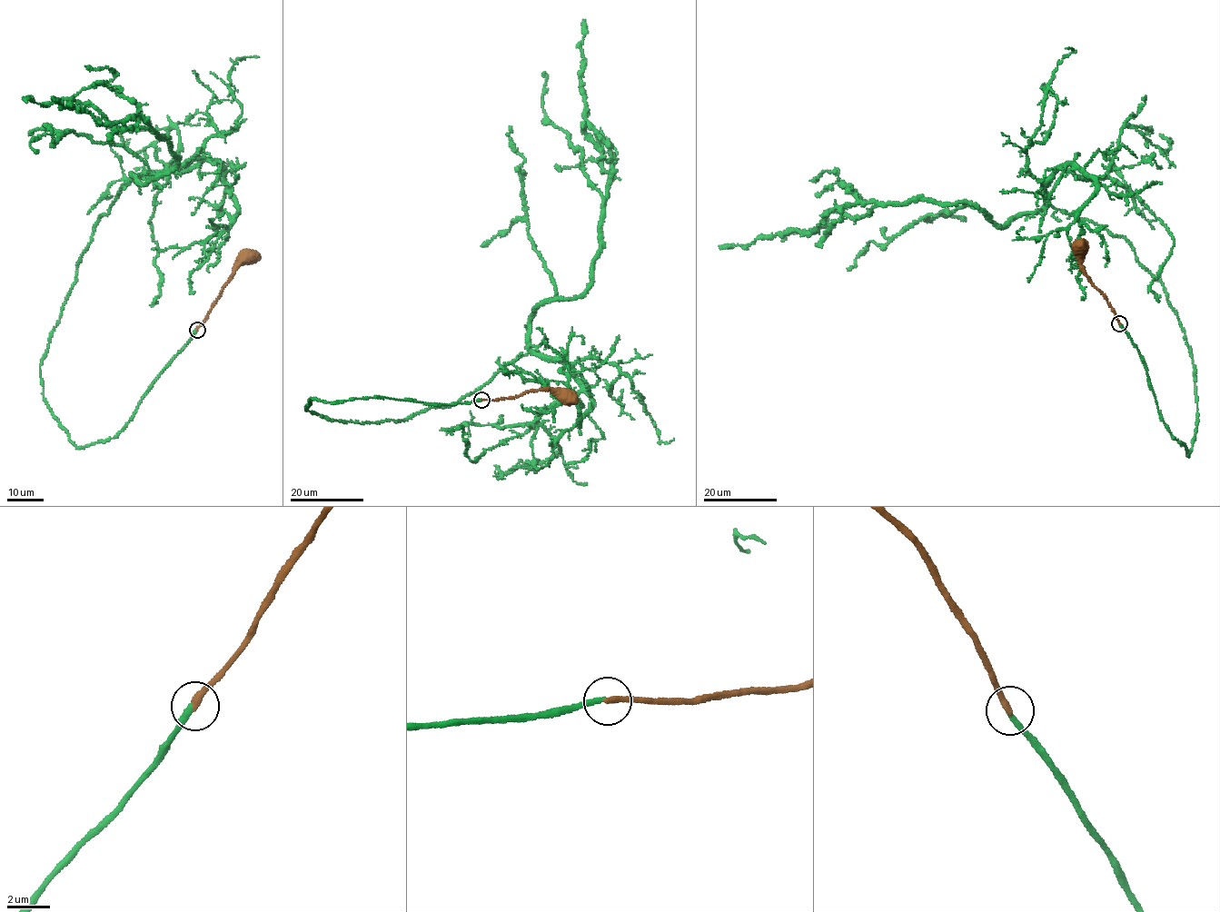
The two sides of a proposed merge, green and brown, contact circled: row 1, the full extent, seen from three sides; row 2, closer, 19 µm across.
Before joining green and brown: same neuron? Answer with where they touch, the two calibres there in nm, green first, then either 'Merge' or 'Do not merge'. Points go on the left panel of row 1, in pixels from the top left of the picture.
Place: (197, 330). Thickness 280 nm (green) against 320 nm. Merge

